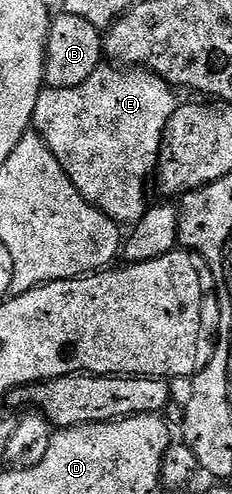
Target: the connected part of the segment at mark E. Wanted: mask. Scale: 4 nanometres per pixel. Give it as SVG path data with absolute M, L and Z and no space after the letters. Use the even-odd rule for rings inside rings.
M100 66L81 86L76 88L44 87L37 98L34 131L53 150L65 174L94 208L101 210L120 226L134 226L146 214L147 183L152 183L163 154L167 123L177 107L176 89L166 80L146 70L124 70L119 66Z

